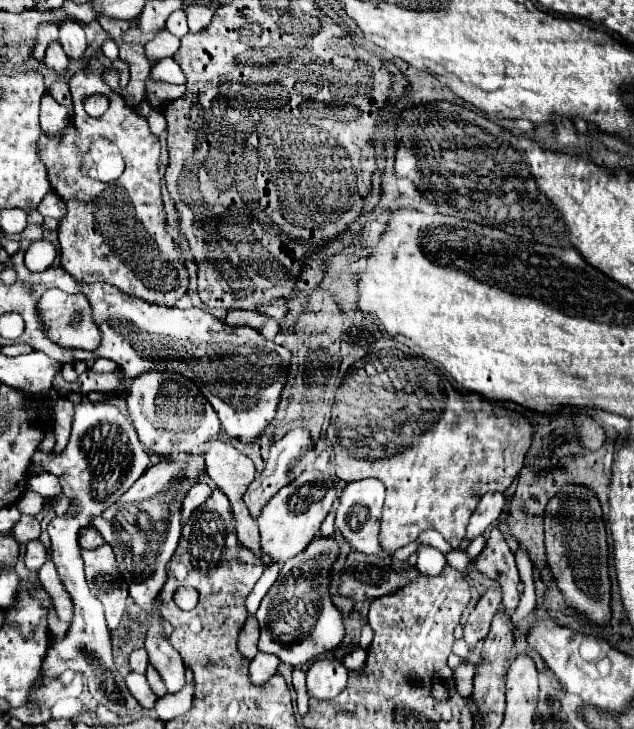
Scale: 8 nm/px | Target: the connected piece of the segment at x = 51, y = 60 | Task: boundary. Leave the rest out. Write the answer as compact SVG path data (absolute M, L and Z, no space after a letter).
M53 44L53 46L47 50L45 66L59 76L57 82L67 82L65 78L67 78L67 70L69 70L69 58L67 58L67 54L63 52L63 48L61 48L59 44Z

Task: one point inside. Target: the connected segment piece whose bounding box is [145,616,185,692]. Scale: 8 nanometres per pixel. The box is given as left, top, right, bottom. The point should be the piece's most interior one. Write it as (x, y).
(162, 655)

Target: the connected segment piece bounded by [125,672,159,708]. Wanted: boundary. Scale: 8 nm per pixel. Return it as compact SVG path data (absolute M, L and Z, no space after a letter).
M129 672L127 678L125 678L127 686L129 686L129 692L133 694L133 698L143 706L143 708L153 708L155 702L157 702L157 694L151 690L151 686L147 684L147 678L143 674L137 674L137 672Z

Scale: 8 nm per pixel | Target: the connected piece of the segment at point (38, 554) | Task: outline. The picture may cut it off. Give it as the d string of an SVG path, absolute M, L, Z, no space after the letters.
M39 539L26 544L25 565L29 570L37 572L48 560L45 546Z

